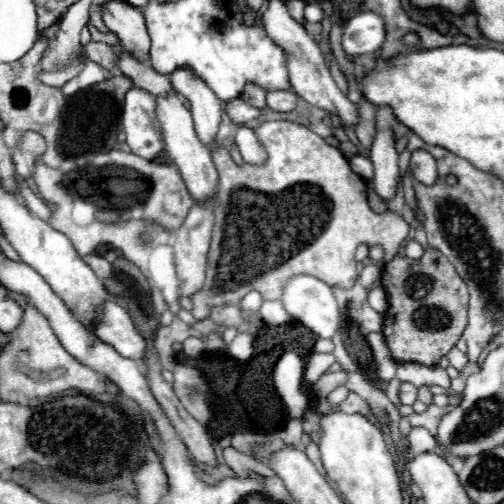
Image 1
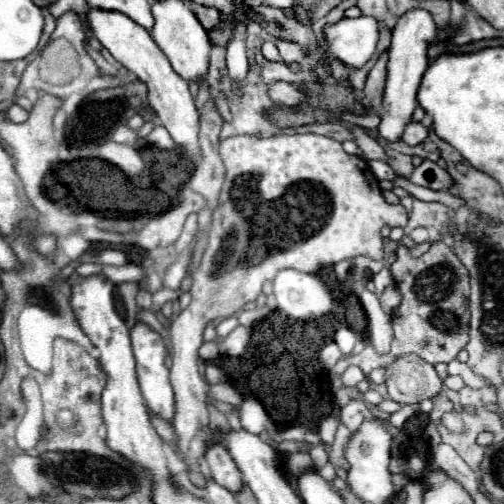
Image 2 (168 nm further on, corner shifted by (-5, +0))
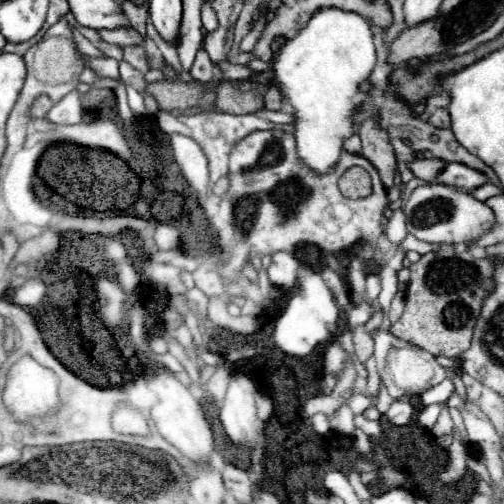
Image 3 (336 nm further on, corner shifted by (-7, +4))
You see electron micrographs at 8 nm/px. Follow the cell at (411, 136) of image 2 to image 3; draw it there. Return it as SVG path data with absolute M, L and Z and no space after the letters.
M443 107L443 109L437 109L437 111L431 115L429 123L433 123L435 127L449 127L449 125L451 125L451 117L449 117L447 109Z

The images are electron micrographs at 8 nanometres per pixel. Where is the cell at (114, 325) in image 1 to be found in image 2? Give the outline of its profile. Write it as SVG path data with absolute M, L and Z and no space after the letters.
M135 323L131 327L131 343L133 343L133 355L135 355L135 369L137 369L137 379L139 387L145 399L145 405L157 413L163 419L173 419L175 413L175 399L173 399L173 389L169 383L169 369L165 365L165 345L159 333L155 333L151 327L145 323Z

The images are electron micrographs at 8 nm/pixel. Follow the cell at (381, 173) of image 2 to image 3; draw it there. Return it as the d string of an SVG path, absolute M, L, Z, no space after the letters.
M447 163L445 169L437 177L437 183L445 183L451 187L461 187L461 189L473 191L473 189L485 185L487 177L483 177L483 173L479 173L477 169L471 169L463 163Z

